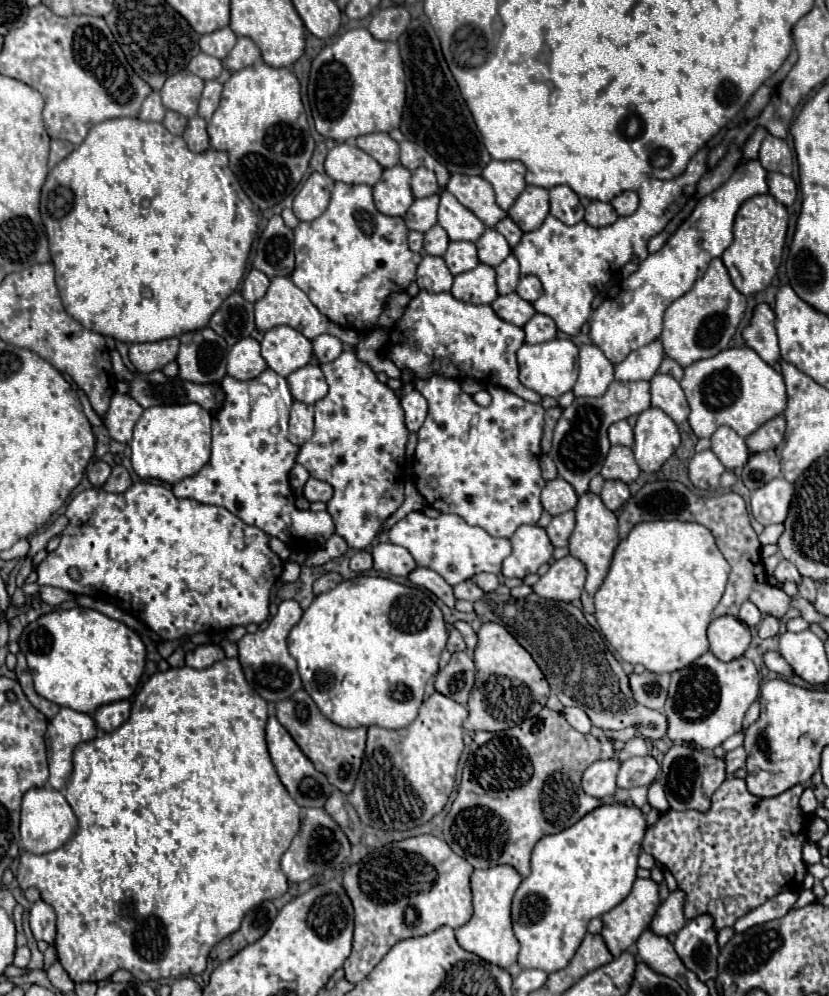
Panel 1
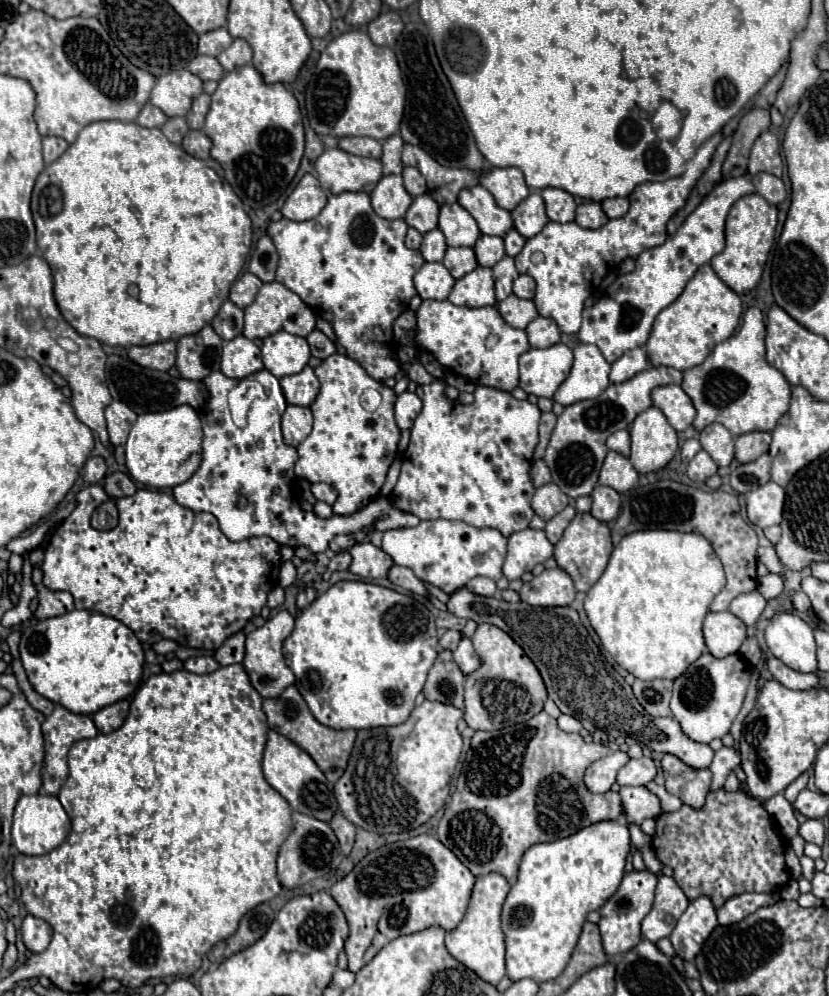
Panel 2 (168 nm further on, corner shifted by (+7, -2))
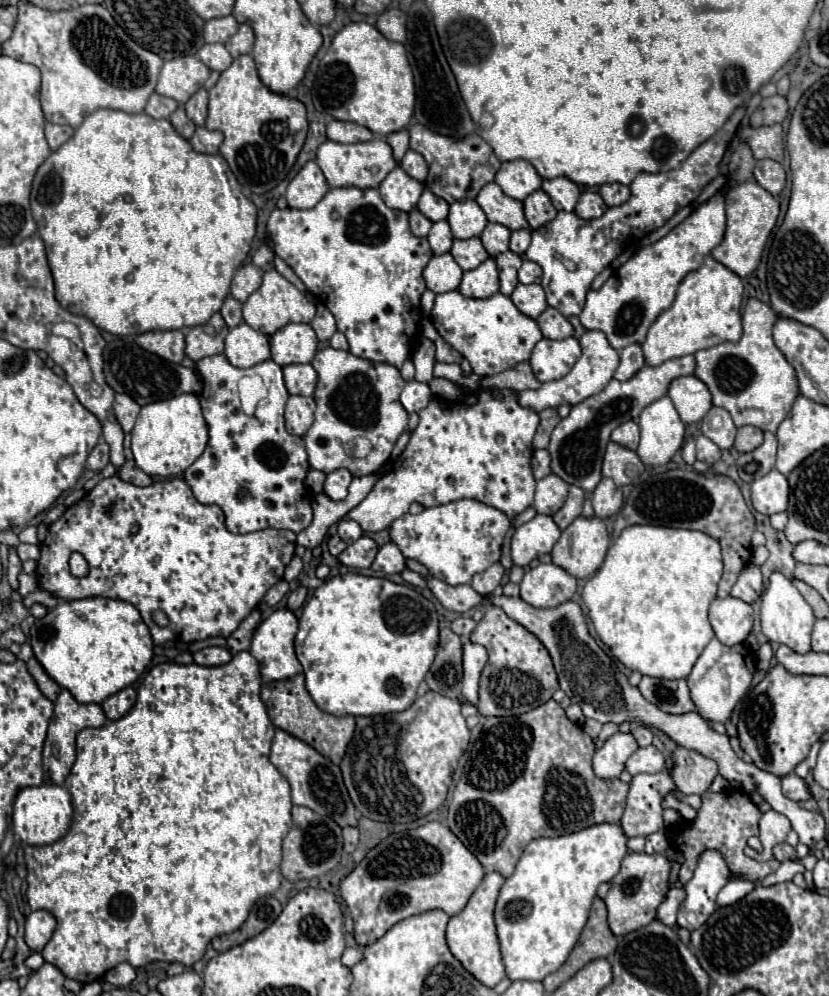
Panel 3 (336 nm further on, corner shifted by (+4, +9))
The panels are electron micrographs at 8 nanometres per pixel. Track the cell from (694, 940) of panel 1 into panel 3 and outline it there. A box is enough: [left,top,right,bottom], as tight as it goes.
[678,849,734,931]

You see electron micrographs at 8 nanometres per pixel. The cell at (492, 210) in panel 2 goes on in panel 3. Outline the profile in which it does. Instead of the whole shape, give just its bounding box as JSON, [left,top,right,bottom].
[476,183,528,231]

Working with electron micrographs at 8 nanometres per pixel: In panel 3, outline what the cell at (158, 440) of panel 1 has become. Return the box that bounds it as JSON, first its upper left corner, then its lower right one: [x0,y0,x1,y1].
[132,393,208,477]

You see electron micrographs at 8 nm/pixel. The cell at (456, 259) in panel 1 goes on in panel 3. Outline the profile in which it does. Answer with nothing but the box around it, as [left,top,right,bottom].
[450,237,490,271]

